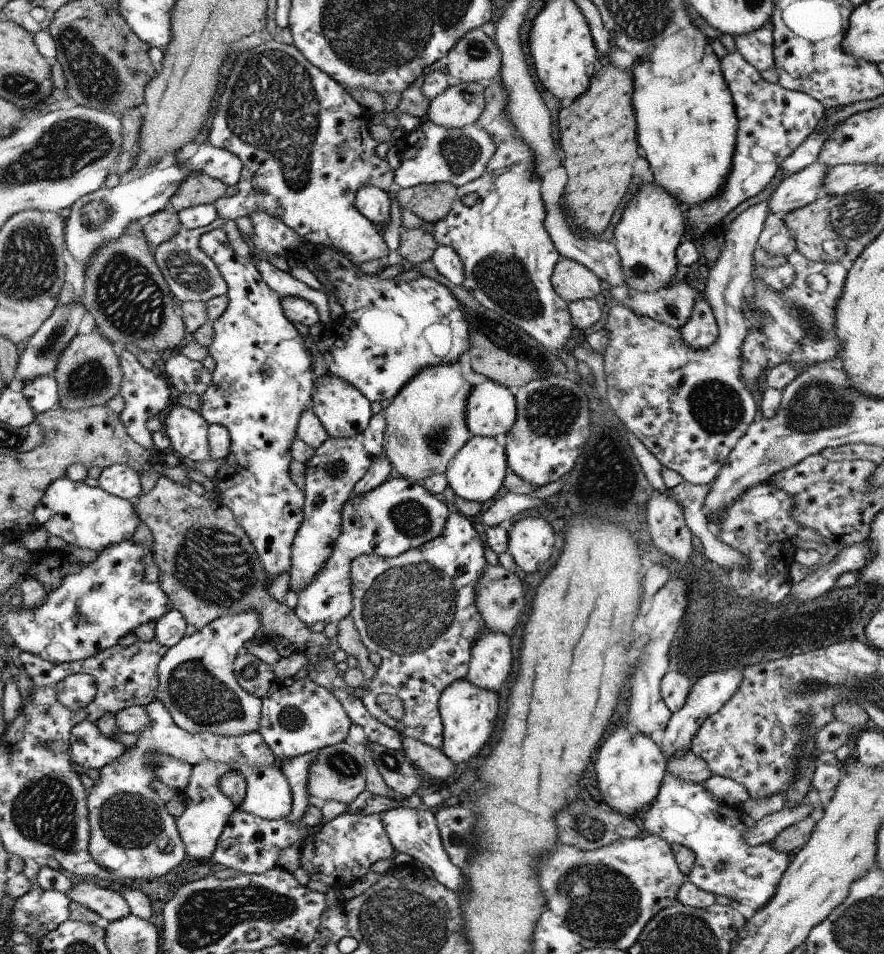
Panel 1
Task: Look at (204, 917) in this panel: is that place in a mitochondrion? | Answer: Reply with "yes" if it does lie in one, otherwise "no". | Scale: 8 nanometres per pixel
yes

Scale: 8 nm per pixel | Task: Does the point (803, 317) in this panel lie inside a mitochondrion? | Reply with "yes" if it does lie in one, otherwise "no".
yes

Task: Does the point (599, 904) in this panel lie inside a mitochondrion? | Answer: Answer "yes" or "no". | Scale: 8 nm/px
yes

